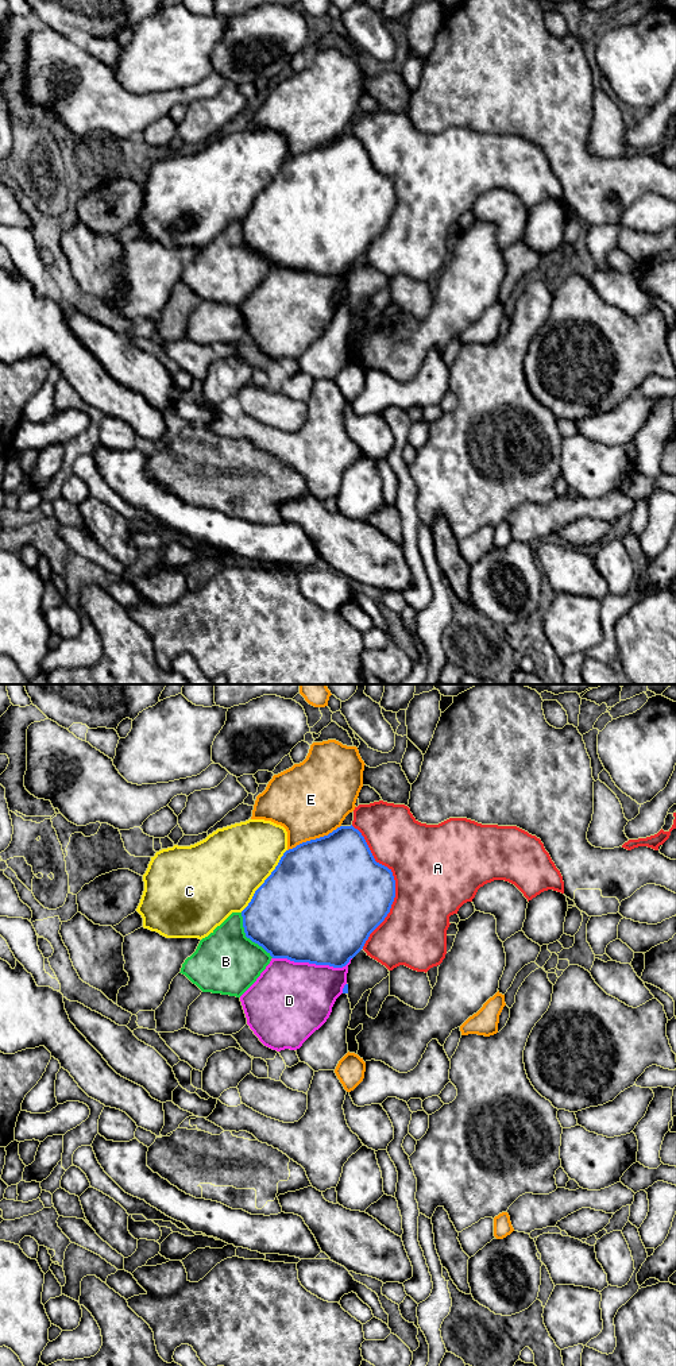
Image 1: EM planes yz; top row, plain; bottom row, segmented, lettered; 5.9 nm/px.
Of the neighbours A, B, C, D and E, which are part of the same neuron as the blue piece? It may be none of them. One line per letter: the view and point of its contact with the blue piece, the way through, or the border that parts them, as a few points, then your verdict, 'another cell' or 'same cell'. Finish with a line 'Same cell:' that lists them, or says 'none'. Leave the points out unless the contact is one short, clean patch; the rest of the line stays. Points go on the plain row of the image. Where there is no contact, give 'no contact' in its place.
A: yz (394, 193) | another cell
B: yz (248, 246) | another cell
C: yz (265, 189) | another cell
D: yz (312, 271) | another cell
E: yz (313, 149) | another cell
Same cell: none

